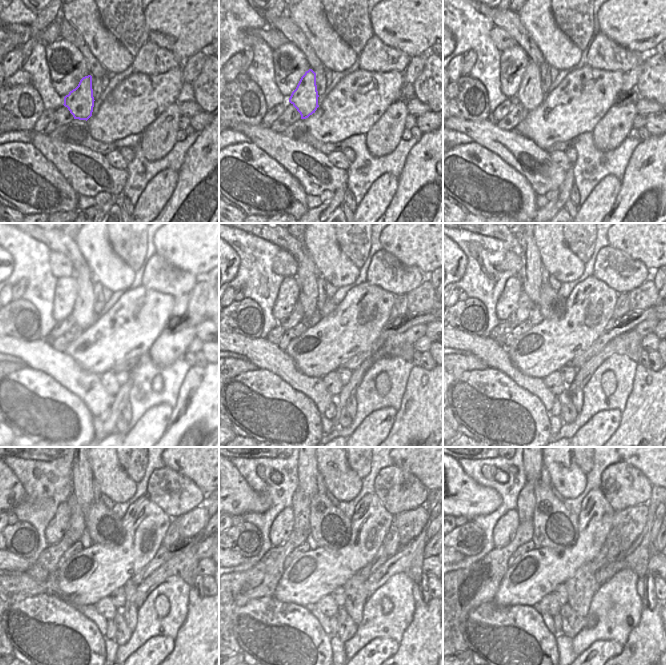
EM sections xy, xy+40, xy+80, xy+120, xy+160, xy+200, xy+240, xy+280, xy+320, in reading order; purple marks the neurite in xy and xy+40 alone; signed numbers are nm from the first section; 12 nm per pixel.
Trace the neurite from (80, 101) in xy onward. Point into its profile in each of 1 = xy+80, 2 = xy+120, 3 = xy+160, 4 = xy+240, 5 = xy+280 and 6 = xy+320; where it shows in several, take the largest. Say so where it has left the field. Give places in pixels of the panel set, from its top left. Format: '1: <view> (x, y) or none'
1: xy+80 (530, 94)
2: xy+120 (83, 314)
3: xy+160 (307, 275)
4: xy+240 (82, 475)
5: xy+280 (307, 470)
6: xy+320 (532, 467)

